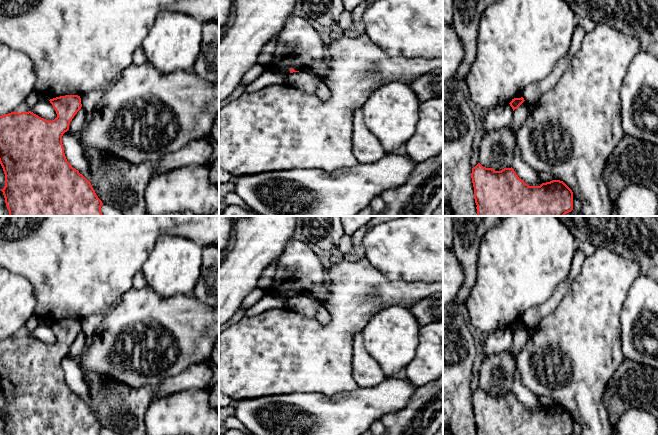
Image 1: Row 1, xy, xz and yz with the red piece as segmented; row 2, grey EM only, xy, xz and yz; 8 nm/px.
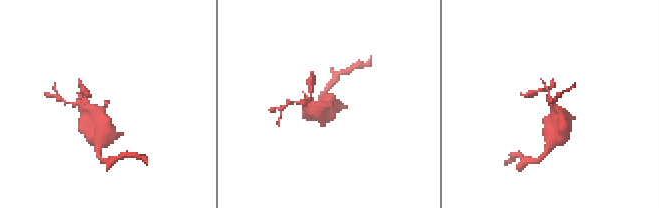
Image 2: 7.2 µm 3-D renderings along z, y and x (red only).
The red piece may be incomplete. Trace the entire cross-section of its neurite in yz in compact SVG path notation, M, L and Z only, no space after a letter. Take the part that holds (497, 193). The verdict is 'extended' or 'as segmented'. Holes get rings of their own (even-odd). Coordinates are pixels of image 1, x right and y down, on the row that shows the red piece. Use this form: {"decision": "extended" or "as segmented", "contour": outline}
{"decision": "as segmented", "contour": "M480 163L472 168L471 178L477 216L564 216L573 210L573 192L560 180L529 186L512 167L495 171Z"}

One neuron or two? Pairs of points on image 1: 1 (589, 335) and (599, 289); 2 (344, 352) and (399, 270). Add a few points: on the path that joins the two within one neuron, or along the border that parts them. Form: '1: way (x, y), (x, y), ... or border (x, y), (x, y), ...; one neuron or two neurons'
1: way (589, 324), (589, 309), (594, 300); one neuron
2: border (373, 266), (389, 279), (416, 281); two neurons

